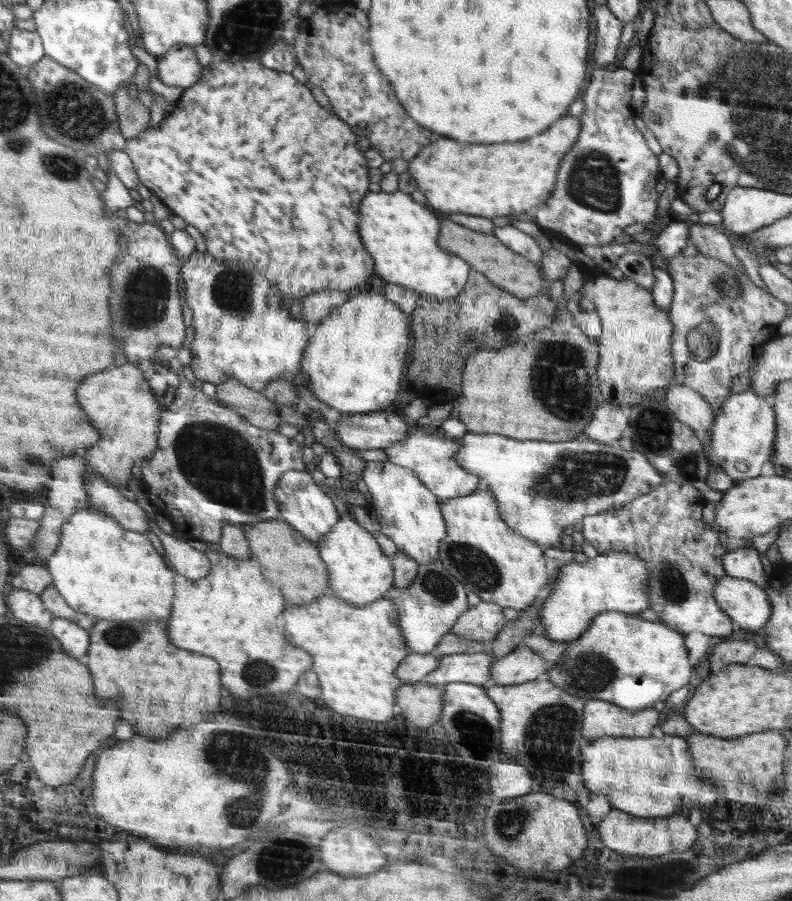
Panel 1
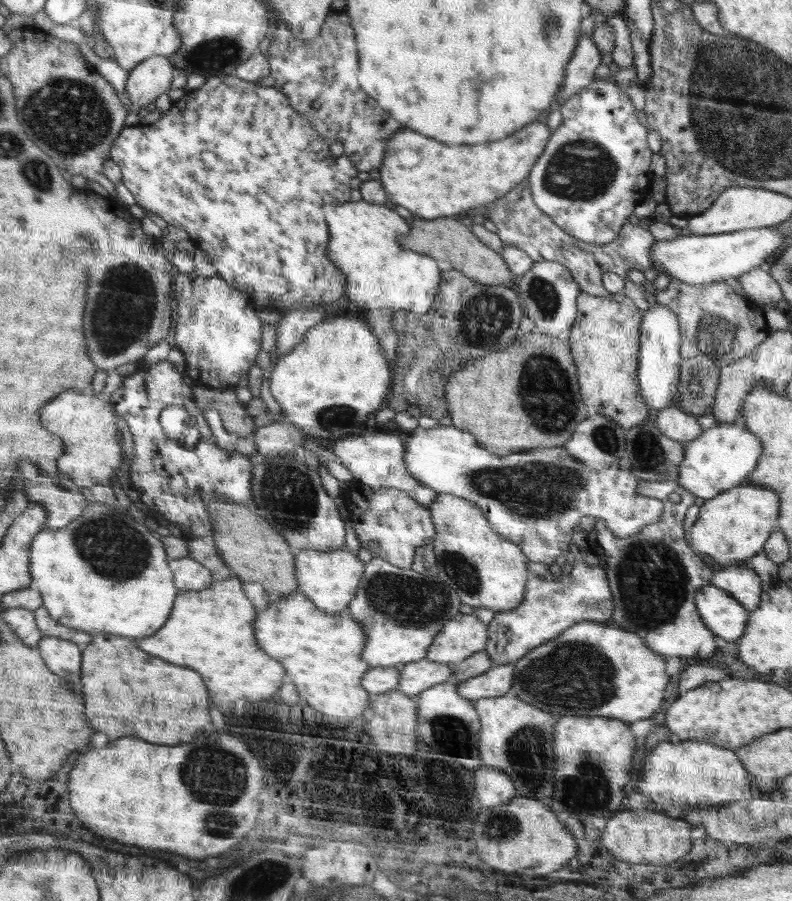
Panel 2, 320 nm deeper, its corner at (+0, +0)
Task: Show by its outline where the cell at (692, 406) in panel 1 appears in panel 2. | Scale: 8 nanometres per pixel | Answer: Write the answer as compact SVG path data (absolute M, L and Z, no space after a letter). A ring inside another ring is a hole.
M669 406L653 415L659 432L682 444L694 441L703 432L703 428L698 424L697 417L684 412L679 407Z

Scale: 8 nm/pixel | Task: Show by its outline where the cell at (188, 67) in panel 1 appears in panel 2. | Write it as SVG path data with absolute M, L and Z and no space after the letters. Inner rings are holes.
M158 54L147 58L129 71L125 86L126 96L133 107L148 106L170 88L172 78L174 64L169 57Z

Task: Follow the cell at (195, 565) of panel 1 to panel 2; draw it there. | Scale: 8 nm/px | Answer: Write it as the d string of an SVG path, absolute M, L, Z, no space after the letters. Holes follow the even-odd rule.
M182 557L171 560L171 570L175 573L175 586L184 590L206 590L214 580L211 570L198 559Z

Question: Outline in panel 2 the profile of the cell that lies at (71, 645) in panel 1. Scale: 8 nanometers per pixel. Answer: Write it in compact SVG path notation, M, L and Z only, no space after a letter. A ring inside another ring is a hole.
M43 637L36 646L43 661L52 666L58 678L68 678L68 682L80 682L80 648L70 639Z

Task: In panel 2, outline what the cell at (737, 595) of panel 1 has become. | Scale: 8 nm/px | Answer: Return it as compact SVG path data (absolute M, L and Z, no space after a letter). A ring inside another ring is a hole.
M710 584L696 591L695 605L702 622L726 641L737 641L745 631L748 615L746 610L730 593Z

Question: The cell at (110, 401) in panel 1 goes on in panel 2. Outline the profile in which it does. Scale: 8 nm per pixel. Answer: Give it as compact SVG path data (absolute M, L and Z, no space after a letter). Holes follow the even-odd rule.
M92 386L60 394L52 406L44 406L44 428L66 443L66 454L55 459L58 472L79 487L95 484L110 485L110 476L120 466L118 428L114 420L114 405L103 393L96 395Z

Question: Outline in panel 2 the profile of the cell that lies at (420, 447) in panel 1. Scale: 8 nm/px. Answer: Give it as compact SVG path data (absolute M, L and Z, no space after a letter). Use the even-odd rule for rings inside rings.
M378 432L353 435L334 441L328 447L340 459L340 462L348 468L354 479L359 480L362 484L370 486L372 490L379 488L397 488L403 490L406 494L410 494L416 502L422 503L424 506L430 506L431 502L437 500L440 495L430 486L424 486L422 482L414 479L404 466L404 448L407 442L394 434L385 434Z

